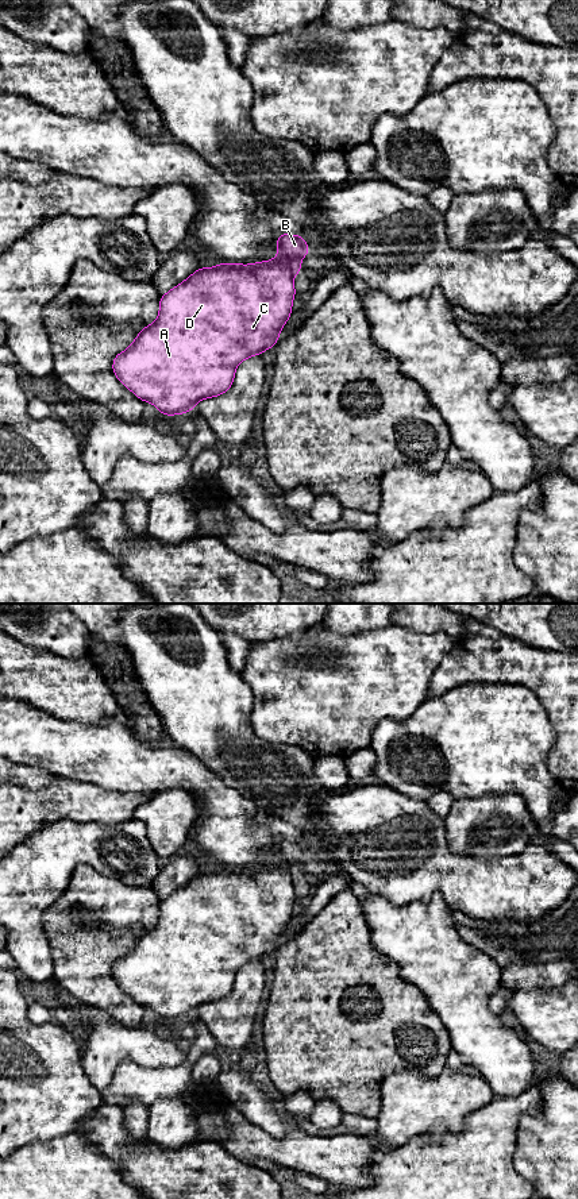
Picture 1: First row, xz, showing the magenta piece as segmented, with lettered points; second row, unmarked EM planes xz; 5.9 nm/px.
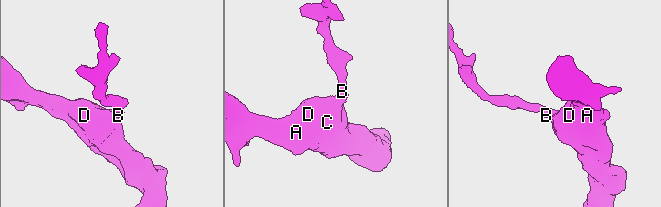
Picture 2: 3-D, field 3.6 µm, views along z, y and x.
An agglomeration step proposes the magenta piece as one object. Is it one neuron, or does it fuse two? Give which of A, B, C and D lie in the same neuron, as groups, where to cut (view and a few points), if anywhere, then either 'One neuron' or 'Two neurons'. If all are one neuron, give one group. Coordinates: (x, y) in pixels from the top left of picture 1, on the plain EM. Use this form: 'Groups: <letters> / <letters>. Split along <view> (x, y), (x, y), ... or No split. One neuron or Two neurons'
Groups: A C D / B. Split along xz (278, 859), (293, 878). Two neurons

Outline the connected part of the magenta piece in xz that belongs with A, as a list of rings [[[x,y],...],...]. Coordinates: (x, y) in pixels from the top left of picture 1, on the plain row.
[[[277,860],[273,865],[251,870],[224,868],[197,874],[159,905],[158,924],[144,932],[126,956],[112,967],[112,976],[127,994],[144,1007],[154,1009],[161,1019],[174,1021],[190,1017],[200,1005],[224,999],[234,987],[238,969],[275,952],[280,936],[292,920],[296,902],[290,870]]]

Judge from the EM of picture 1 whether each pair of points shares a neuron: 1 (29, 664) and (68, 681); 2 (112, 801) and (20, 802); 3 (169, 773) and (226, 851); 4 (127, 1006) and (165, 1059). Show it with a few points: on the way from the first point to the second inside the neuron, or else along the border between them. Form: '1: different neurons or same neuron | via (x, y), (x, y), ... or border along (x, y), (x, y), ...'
1: same neuron | via (38, 674), (45, 681), (58, 681)
2: same neuron | via (89, 801), (43, 801)
3: same neuron | via (193, 777), (222, 806), (226, 814), (226, 827)
4: different neurons | border along (112, 1017), (127, 1028), (147, 1028), (172, 1040)

